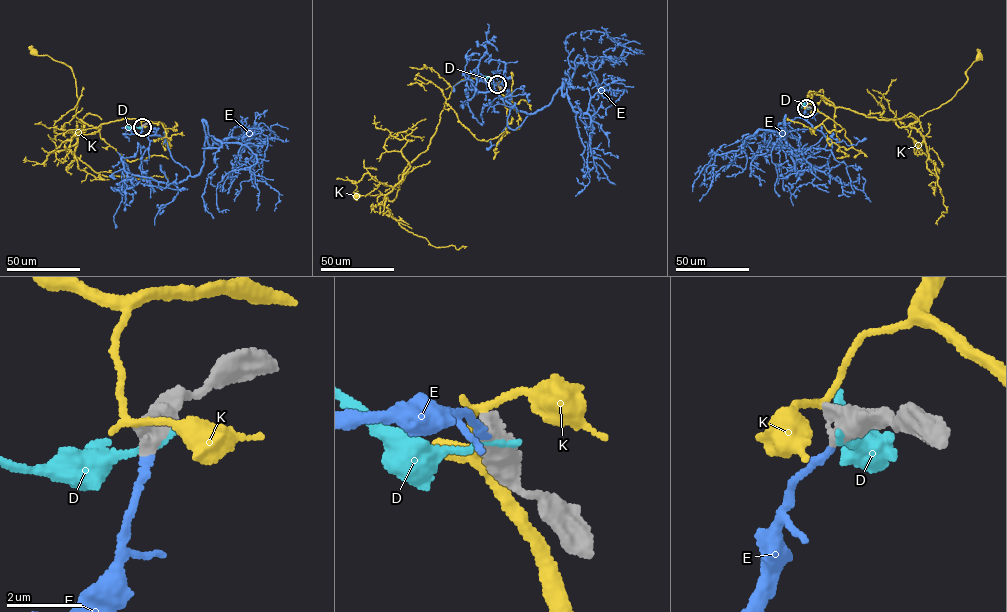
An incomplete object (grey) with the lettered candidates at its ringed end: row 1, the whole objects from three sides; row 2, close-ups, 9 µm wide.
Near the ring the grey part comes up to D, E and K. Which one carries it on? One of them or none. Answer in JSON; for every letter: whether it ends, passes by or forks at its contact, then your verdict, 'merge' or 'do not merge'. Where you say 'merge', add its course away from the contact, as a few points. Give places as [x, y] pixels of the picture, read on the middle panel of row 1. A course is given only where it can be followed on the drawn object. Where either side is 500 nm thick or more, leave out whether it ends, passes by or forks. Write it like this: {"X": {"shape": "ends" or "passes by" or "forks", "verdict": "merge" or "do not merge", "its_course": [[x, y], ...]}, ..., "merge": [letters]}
{"D": {"verdict": "do not merge"}, "E": {"verdict": "merge", "its_course": [[497, 84], [515, 129], [562, 79], [563, 96], [579, 63], [624, 49], [581, 32], [591, 39]]}, "K": {"verdict": "do not merge"}, "merge": ["E"]}

